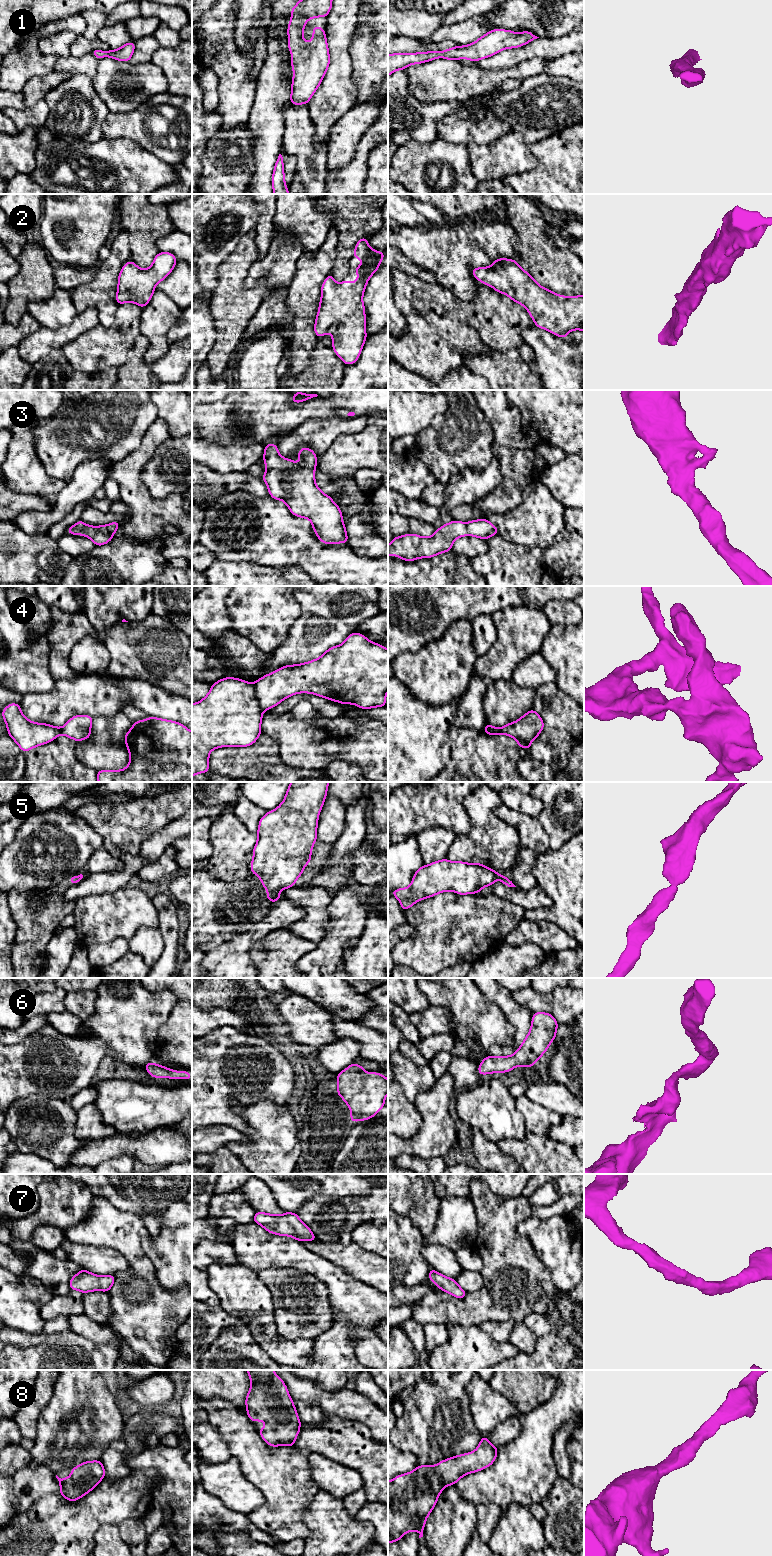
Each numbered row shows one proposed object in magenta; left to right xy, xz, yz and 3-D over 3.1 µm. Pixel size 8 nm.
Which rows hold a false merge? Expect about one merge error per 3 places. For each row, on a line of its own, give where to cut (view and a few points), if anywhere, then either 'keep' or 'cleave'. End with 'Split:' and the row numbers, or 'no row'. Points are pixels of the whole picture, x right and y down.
1: cut none; keep
2: cut none; keep
3: cut none; keep
4: cut xz (252, 683), (255, 689), (255, 697), (262, 710); cleave
5: cut none; keep
6: cut none; keep
7: cut none; keep
8: cut none; keep
Split: 4

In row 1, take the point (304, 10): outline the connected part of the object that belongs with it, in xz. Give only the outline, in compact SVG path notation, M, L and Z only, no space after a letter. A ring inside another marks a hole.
M299 0L291 9L291 20L288 24L288 49L293 54L290 58L292 70L292 90L290 102L293 105L308 104L318 89L330 64L330 55L323 27L312 27L314 34L308 44L303 39L306 22L315 17L327 17L332 8L332 0Z

